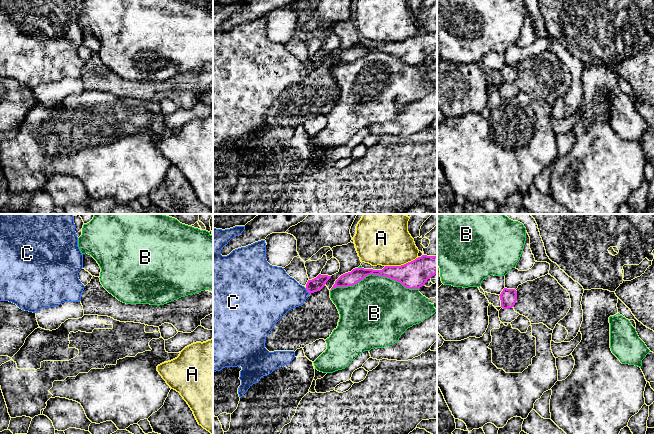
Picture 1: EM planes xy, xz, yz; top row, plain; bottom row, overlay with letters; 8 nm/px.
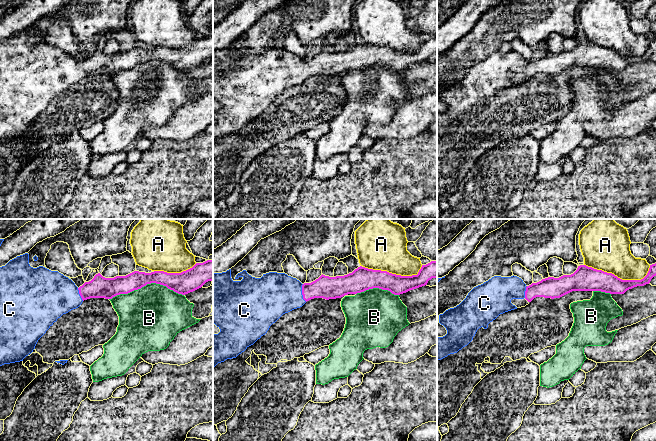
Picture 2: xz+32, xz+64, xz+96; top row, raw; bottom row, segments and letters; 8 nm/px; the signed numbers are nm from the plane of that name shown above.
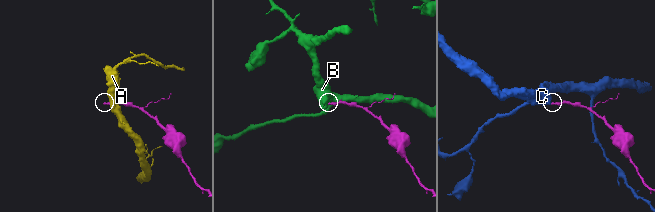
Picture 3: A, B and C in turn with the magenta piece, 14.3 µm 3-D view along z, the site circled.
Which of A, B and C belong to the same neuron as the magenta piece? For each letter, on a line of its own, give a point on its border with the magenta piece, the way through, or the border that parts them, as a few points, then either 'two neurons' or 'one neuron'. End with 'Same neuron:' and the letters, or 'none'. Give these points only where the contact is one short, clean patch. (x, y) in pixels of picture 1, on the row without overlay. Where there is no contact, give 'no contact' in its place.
A: xz (401, 41) | two neurons
B: xz (374, 50) | two neurons
C: xz (307, 67) | across xz (316, 60), (307, 67), (276, 69) | one neuron
Same neuron: C

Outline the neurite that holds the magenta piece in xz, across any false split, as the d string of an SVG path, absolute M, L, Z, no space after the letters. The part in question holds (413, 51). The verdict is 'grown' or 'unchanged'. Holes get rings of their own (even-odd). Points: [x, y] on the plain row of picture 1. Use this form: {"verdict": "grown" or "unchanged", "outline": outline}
{"verdict": "unchanged", "outline": "M422 31L401 42L385 42L382 46L355 44L341 51L333 63L348 63L357 60L368 51L378 51L400 58L409 65L419 65L437 49L437 31Z"}

